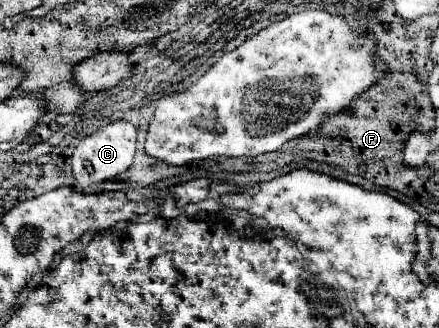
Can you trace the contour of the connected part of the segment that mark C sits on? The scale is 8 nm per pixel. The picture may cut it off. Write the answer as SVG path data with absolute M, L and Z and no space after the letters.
M127 121L109 123L107 127L85 137L73 149L73 155L71 155L71 171L73 171L73 177L77 179L77 187L87 189L93 183L103 183L125 173L133 163L135 143L137 143L137 133L133 131L133 125Z

